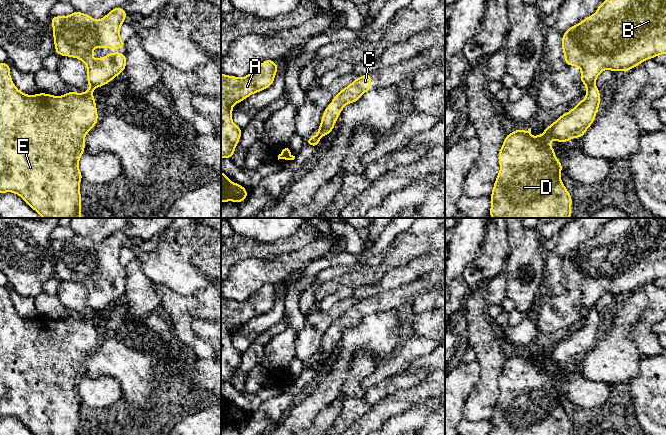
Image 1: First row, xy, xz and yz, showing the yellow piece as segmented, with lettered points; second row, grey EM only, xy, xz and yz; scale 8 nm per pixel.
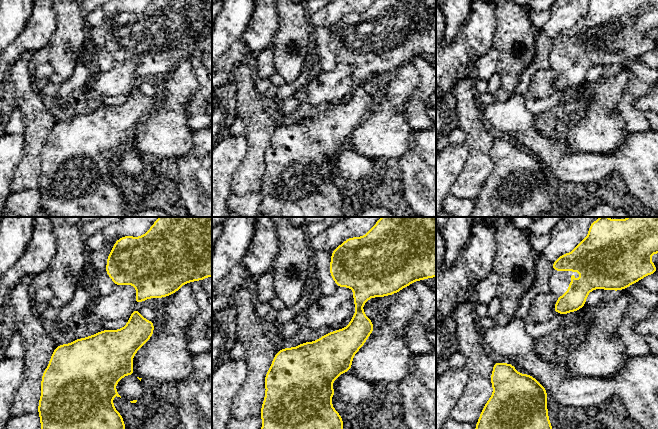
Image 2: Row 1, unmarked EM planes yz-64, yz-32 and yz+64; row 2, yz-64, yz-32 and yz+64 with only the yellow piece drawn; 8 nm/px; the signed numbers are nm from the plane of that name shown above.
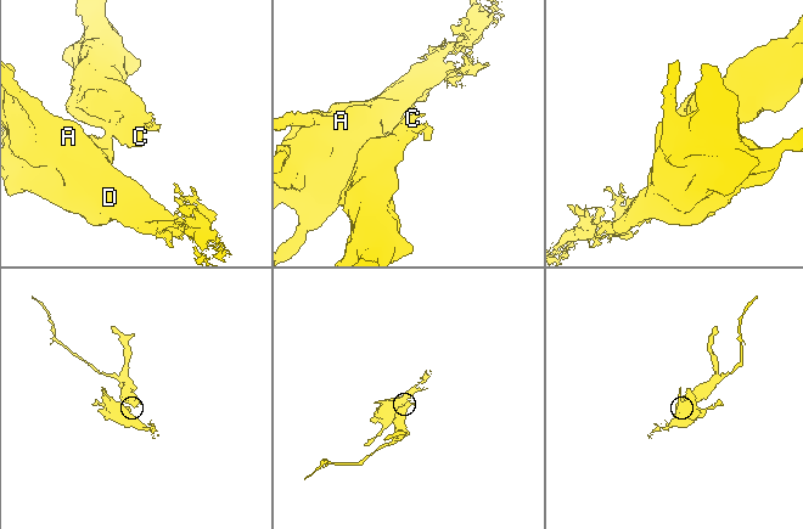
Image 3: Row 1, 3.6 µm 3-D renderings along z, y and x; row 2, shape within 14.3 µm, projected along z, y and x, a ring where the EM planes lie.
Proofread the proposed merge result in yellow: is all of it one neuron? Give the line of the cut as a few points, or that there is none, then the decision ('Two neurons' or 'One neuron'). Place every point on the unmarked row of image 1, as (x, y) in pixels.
Split along yz (593, 307), (586, 312). Two neurons

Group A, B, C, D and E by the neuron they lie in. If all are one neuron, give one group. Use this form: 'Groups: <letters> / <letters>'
Groups: A D E / B C

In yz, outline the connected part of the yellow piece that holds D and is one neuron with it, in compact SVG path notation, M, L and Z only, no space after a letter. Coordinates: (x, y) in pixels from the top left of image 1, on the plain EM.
M591 308L586 313L586 321L576 327L571 335L561 339L553 348L545 352L542 359L533 359L531 352L524 357L523 351L507 358L498 378L500 395L490 419L492 428L489 435L571 435L572 421L560 402L563 390L560 383L557 384L555 381L556 373L550 371L549 368L553 363L562 368L570 365L573 361L582 362L586 354L593 348L600 329L600 315L595 308Z

